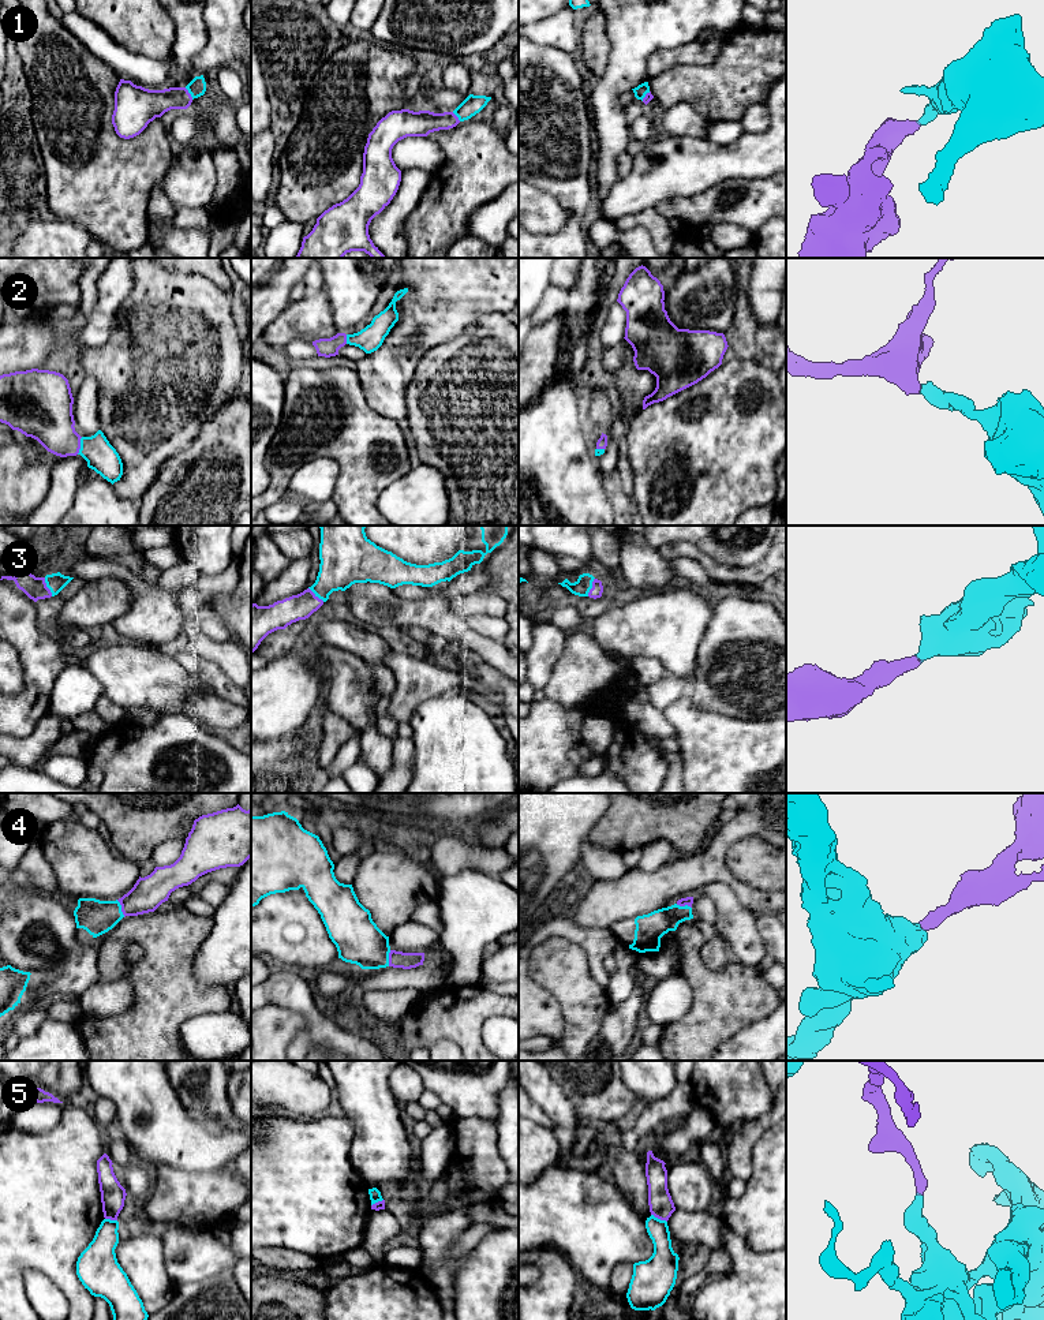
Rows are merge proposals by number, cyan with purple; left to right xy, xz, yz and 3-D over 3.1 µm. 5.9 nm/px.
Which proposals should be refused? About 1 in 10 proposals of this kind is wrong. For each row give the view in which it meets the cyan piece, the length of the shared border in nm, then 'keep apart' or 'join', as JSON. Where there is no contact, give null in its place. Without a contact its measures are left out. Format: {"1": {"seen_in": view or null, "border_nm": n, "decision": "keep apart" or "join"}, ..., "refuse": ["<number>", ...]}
{"1": {"seen_in": "xy", "border_nm": 90, "decision": "join"}, "2": {"seen_in": "xy", "border_nm": 110, "decision": "join"}, "3": {"seen_in": "xy", "border_nm": 120, "decision": "join"}, "4": {"seen_in": "xy", "border_nm": 120, "decision": "join"}, "5": {"seen_in": "yz", "border_nm": 110, "decision": "keep apart"}, "refuse": ["5"]}

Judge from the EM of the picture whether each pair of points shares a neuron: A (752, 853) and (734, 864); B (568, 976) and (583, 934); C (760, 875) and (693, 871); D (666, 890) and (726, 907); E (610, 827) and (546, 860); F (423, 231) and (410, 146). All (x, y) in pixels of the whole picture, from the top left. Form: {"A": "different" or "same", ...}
{"A": "same", "B": "different", "C": "different", "D": "different", "E": "different", "F": "different"}

